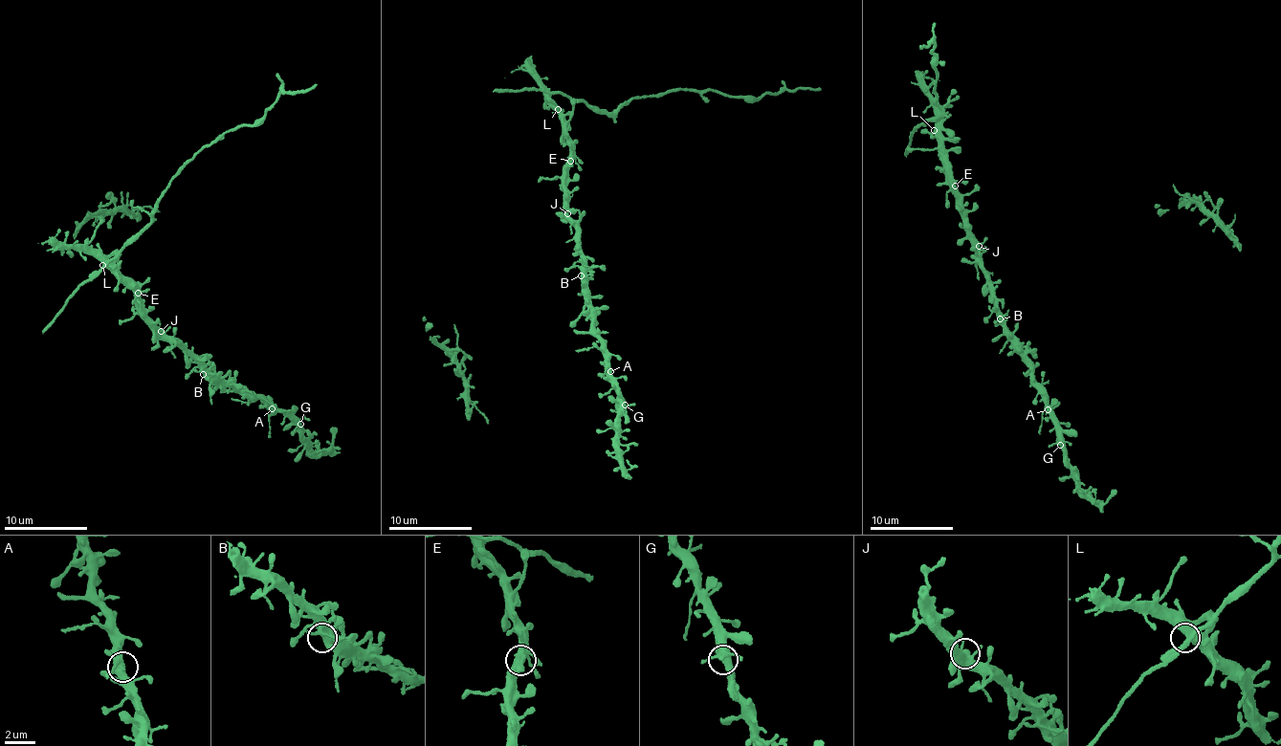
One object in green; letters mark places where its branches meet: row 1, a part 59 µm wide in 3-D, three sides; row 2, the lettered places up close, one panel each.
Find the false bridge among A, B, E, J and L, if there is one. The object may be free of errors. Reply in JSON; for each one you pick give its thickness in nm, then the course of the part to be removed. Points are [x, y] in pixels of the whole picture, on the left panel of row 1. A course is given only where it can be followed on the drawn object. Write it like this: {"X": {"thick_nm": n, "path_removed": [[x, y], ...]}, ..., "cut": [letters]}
{"cut": []}

